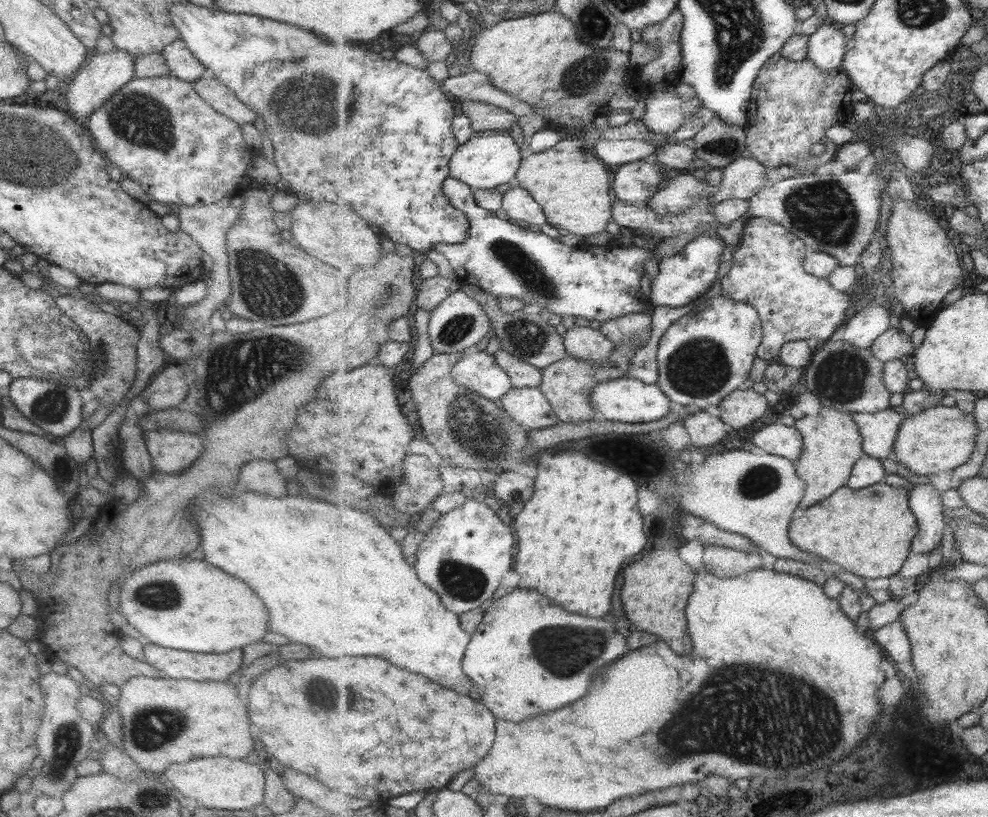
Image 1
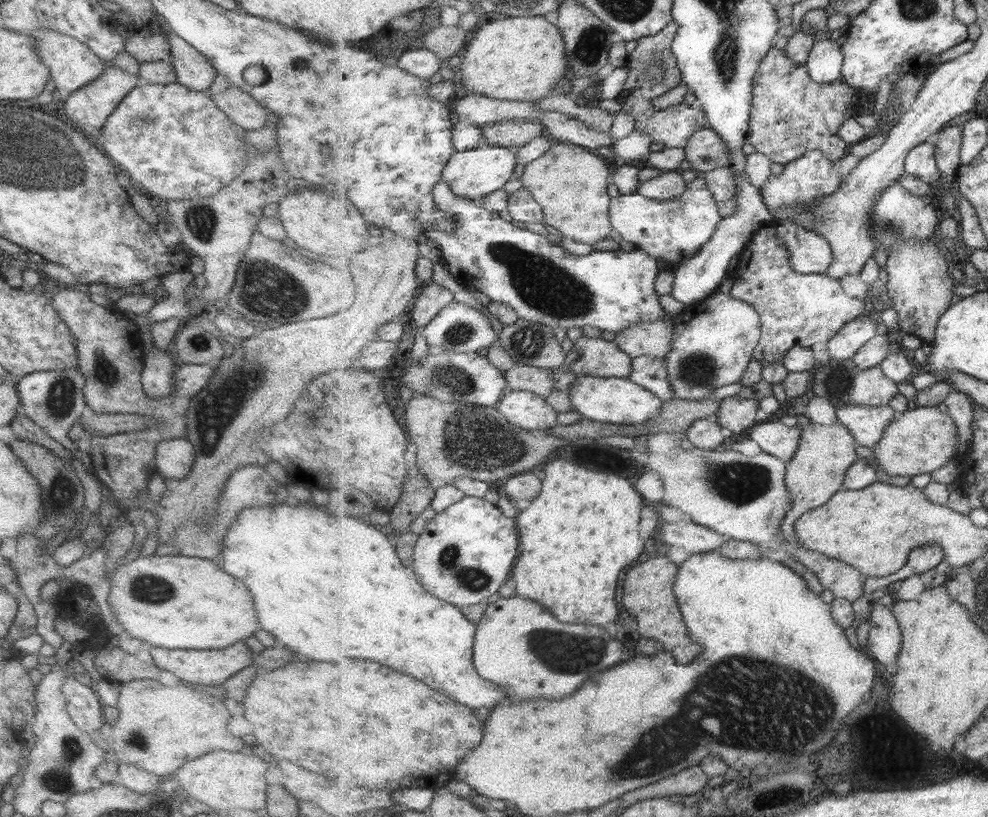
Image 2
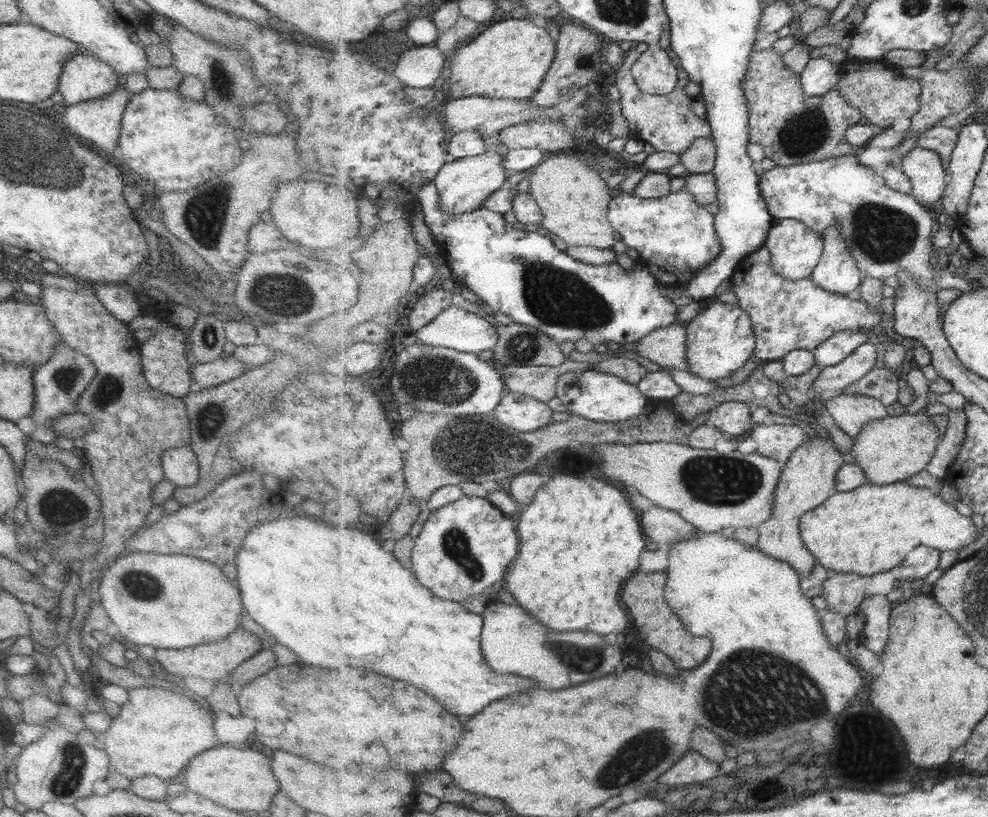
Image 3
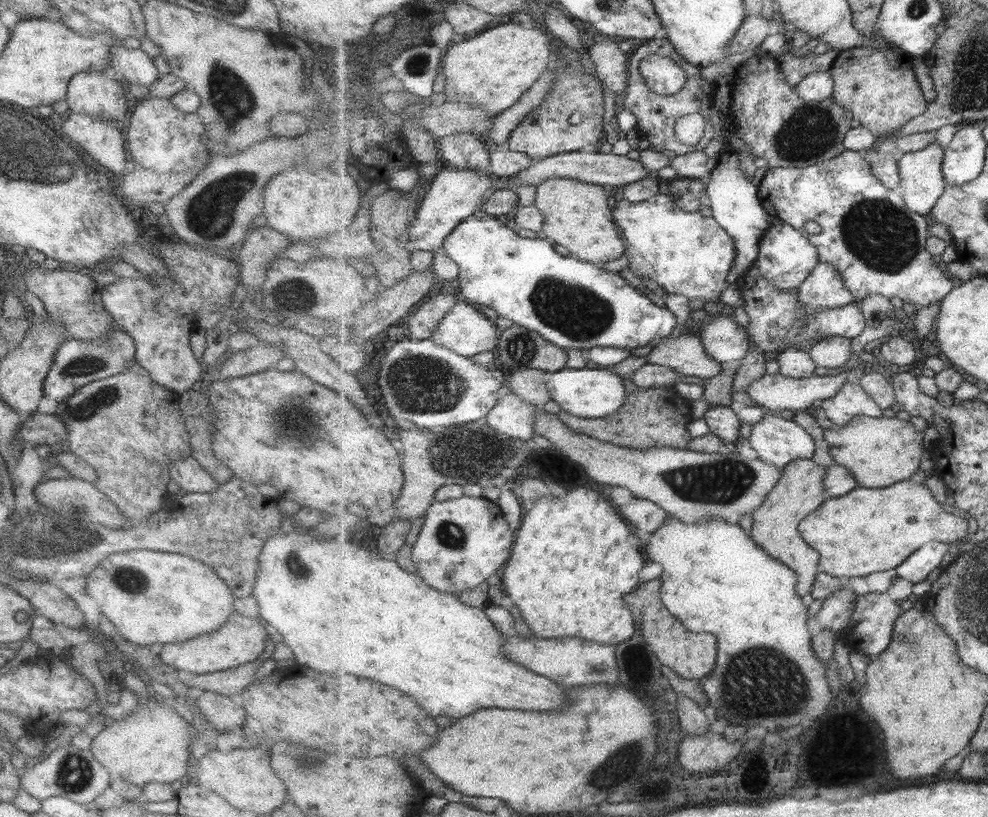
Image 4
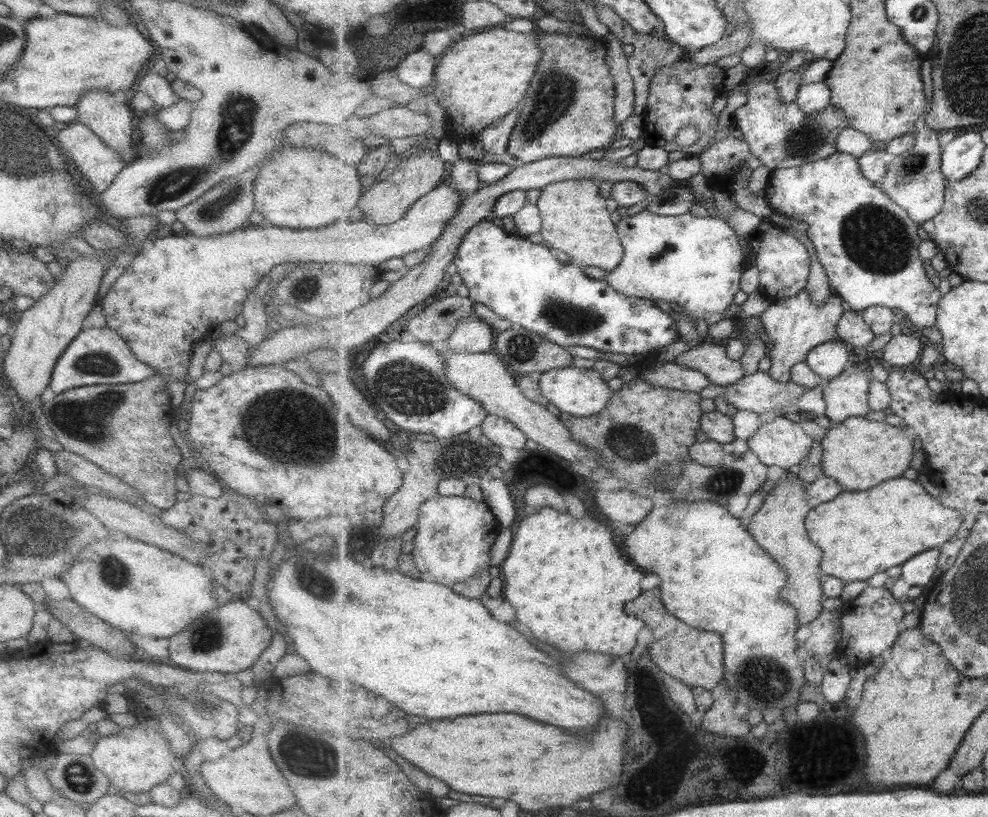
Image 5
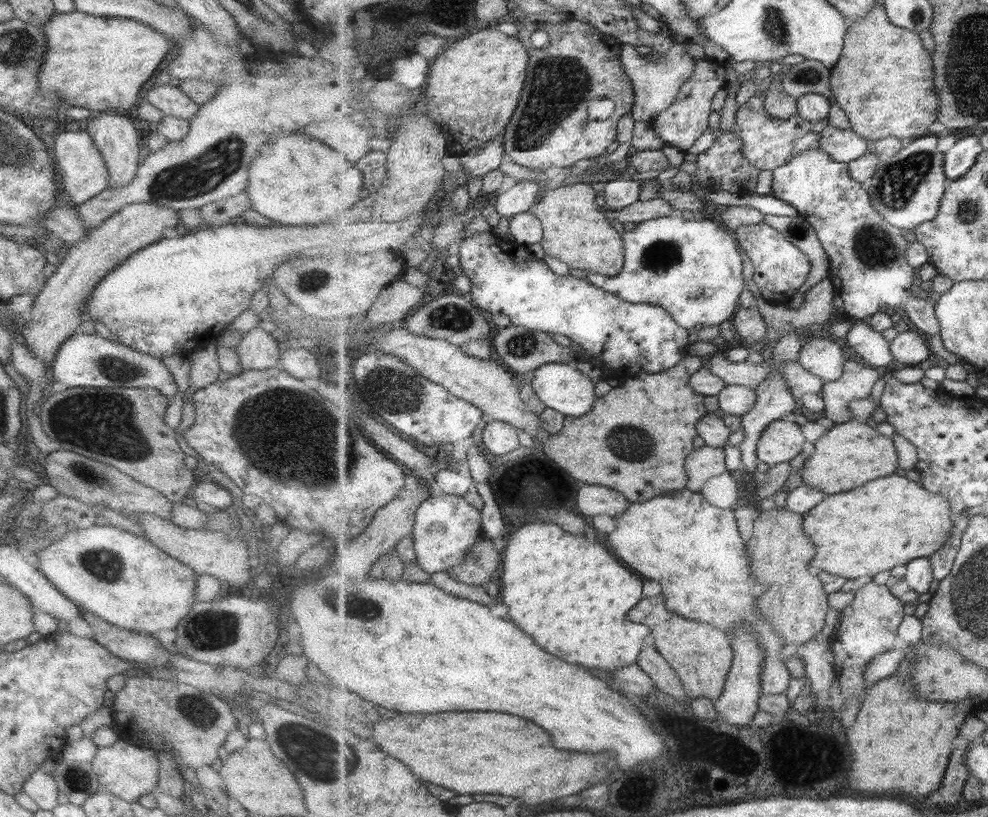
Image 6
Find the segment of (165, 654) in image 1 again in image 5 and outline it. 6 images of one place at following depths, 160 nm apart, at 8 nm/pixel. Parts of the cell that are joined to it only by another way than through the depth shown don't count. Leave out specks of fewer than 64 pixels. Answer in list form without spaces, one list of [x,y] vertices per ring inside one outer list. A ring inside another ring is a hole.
[[[238,598],[219,604],[214,610],[192,620],[179,634],[170,636],[168,658],[174,666],[193,672],[236,673],[251,667],[269,646],[271,634],[258,611],[247,607],[245,599]]]

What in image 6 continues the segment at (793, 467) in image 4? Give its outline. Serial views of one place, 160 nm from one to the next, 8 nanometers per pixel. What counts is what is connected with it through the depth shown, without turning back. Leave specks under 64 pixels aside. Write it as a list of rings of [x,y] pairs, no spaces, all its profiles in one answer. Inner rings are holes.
[[[772,507],[761,512],[753,520],[753,532],[748,540],[748,549],[752,558],[752,569],[756,579],[770,586],[770,589],[758,600],[758,611],[785,637],[786,644],[799,648],[825,628],[825,618],[829,609],[829,596],[824,582],[811,572],[812,560],[816,558],[818,548],[804,527],[805,516],[793,514],[785,507]]]

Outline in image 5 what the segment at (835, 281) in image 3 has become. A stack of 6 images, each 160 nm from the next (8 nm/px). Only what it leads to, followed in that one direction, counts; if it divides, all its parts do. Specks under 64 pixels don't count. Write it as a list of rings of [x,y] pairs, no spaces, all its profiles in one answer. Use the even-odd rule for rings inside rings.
[[[807,288],[797,296],[773,302],[758,316],[767,326],[768,336],[771,338],[769,356],[773,362],[769,374],[784,383],[793,380],[795,364],[807,361],[808,355],[816,346],[833,340],[835,334],[838,336],[838,322],[844,312],[843,298],[834,289],[825,306],[817,306]]]

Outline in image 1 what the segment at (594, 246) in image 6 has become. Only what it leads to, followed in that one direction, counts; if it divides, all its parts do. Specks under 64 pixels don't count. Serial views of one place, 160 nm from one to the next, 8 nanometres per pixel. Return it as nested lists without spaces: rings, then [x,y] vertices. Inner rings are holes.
[[[582,138],[563,139],[545,152],[527,153],[516,183],[528,190],[542,206],[549,225],[584,238],[605,231],[613,217],[609,167],[586,148]]]

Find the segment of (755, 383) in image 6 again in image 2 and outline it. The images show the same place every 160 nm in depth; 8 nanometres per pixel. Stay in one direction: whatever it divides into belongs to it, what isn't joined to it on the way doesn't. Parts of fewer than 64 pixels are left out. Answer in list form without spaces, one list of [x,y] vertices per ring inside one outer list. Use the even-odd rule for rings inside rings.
[[[661,318],[653,322],[635,323],[618,332],[614,340],[633,359],[657,355],[665,360],[672,347],[674,330],[673,320]]]

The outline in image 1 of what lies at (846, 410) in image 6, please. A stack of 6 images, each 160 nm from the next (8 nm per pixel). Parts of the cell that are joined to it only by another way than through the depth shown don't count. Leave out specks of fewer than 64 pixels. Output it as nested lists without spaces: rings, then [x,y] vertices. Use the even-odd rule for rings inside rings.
[[[889,408],[875,414],[855,412],[853,418],[864,436],[866,454],[878,459],[892,458],[905,413],[899,414]]]

